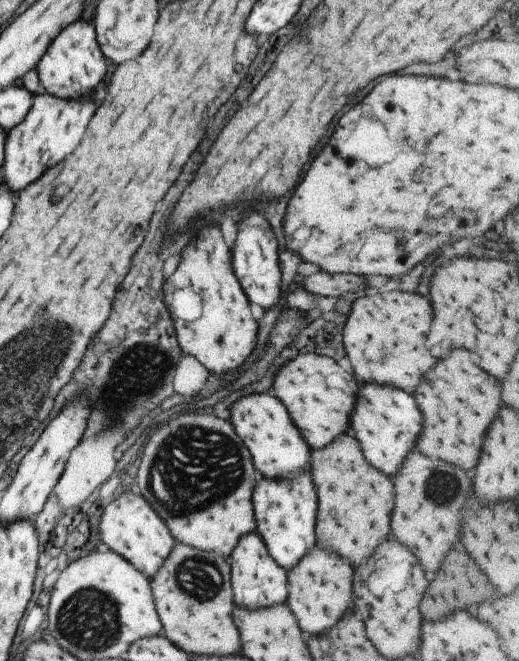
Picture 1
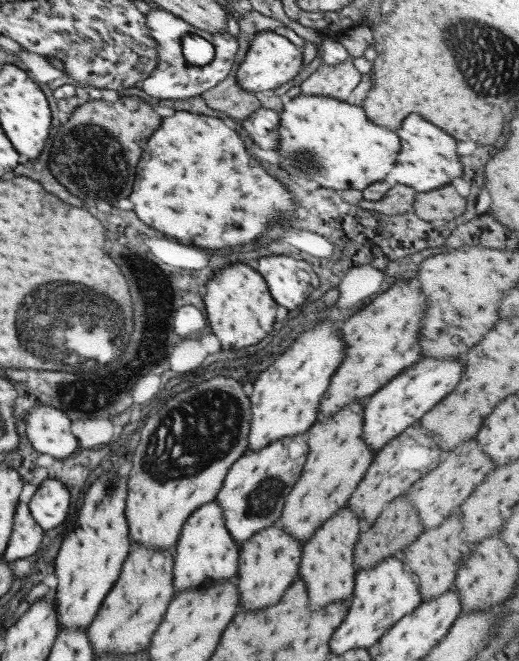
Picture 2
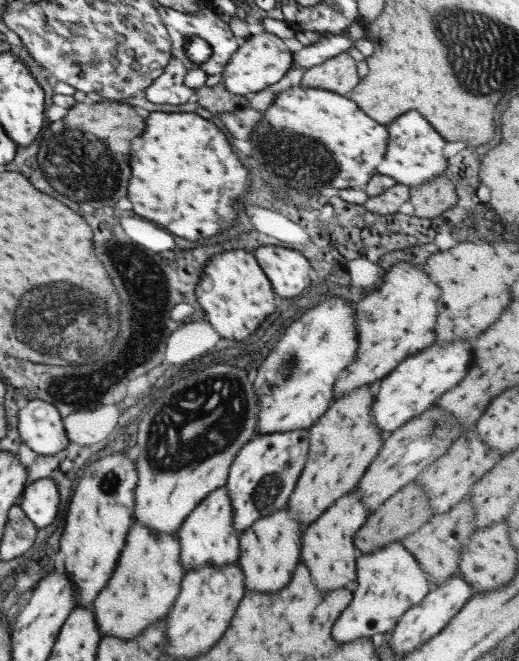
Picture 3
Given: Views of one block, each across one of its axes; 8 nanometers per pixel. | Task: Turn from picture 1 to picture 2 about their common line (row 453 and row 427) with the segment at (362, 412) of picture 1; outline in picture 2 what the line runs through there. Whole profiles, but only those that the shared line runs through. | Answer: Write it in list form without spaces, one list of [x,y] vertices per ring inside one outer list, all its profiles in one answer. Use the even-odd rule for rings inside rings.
[[[421,358],[420,364],[400,372],[390,382],[384,384],[376,394],[372,395],[372,402],[368,398],[364,410],[364,428],[362,438],[366,446],[372,450],[384,448],[398,434],[402,434],[414,422],[418,422],[426,412],[430,412],[444,396],[448,396],[460,382],[462,364],[458,360],[426,360]]]

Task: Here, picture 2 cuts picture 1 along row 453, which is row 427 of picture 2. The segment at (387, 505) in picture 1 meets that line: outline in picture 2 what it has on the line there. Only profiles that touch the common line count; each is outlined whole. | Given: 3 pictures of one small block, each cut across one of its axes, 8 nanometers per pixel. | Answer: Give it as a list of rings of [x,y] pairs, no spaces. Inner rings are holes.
[[[360,402],[350,404],[336,416],[336,420],[316,421],[307,430],[306,439],[309,446],[307,459],[300,478],[290,489],[284,512],[278,521],[278,527],[284,532],[290,532],[290,536],[300,540],[301,545],[306,544],[306,540],[310,540],[314,532],[330,520],[342,506],[346,506],[344,502],[348,502],[350,494],[356,490],[356,486],[364,478],[366,474],[364,470],[372,462],[374,450],[370,450],[360,436],[364,431],[362,408],[364,406],[360,406]]]

